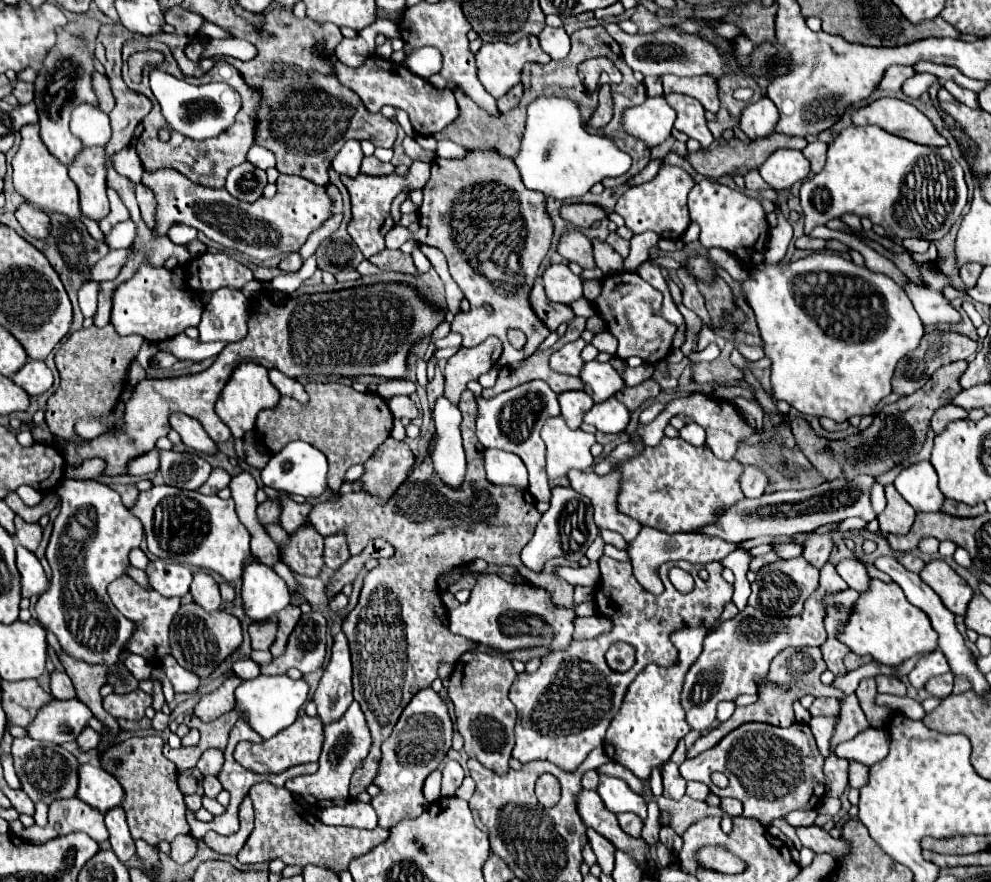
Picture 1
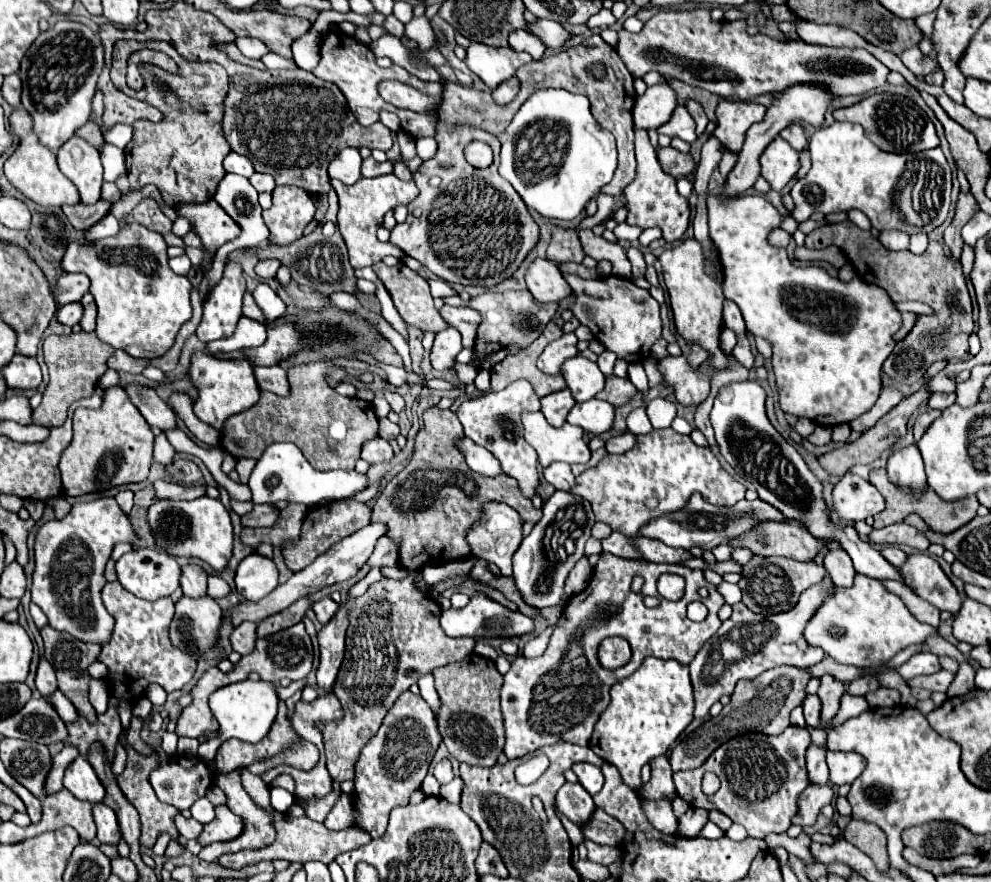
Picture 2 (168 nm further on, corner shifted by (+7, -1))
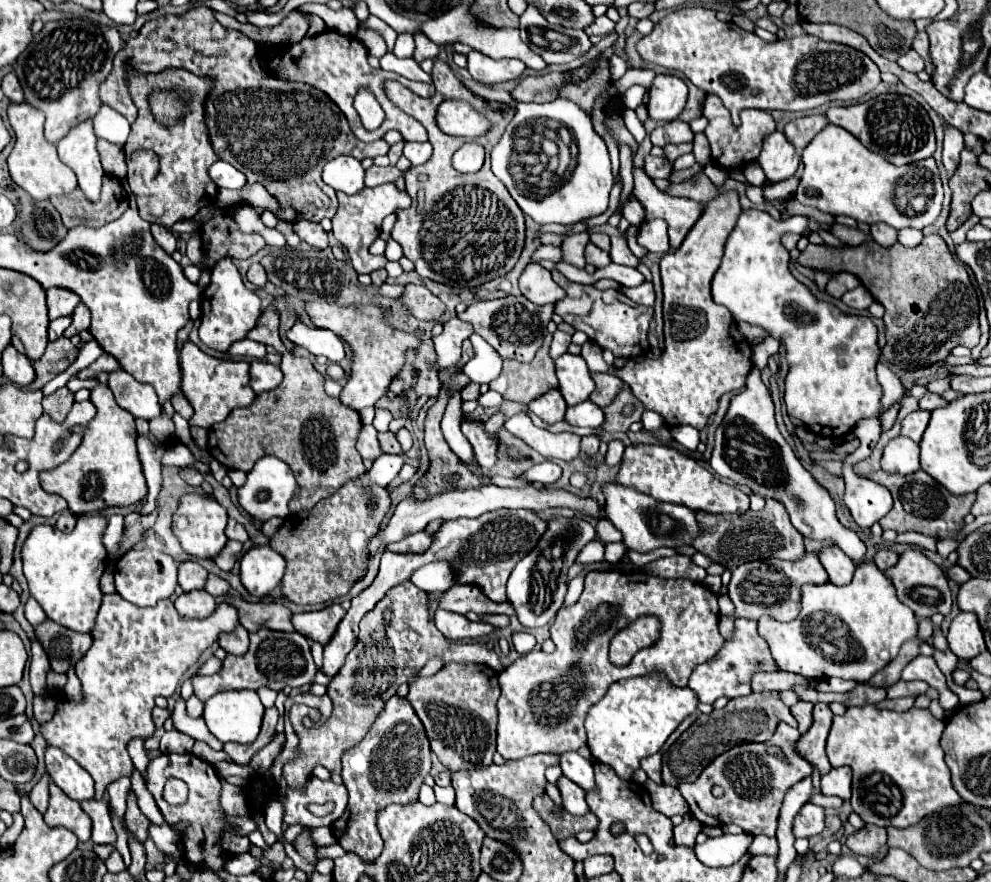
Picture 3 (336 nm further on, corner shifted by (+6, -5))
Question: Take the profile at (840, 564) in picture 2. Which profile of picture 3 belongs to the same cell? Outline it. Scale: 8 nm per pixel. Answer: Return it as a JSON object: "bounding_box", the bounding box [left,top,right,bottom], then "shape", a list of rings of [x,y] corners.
{"bounding_box":[818,546,856,586],"shape":[[[830,546],[830,548],[824,548],[820,554],[818,554],[822,566],[826,568],[828,576],[830,576],[830,582],[836,584],[836,586],[846,586],[848,582],[852,582],[852,574],[856,570],[856,564],[836,546]]]}

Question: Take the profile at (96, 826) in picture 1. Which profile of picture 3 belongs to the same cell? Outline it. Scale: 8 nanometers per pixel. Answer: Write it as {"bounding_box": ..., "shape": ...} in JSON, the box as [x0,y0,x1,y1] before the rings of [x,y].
{"bounding_box":[44,782,92,842],"shape":[[[54,782],[50,784],[50,804],[44,814],[44,822],[52,828],[64,826],[64,828],[72,830],[80,842],[90,840],[90,834],[92,834],[90,832],[92,822],[90,822],[88,814],[84,814],[80,804],[76,800],[68,798]]]}

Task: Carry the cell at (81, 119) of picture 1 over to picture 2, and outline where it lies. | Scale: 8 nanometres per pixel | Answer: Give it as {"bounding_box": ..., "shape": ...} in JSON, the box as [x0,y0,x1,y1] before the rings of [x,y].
{"bounding_box":[101,144,125,182],"shape":[[[103,144],[101,148],[101,160],[105,168],[105,180],[117,182],[125,174],[125,154],[117,146]]]}

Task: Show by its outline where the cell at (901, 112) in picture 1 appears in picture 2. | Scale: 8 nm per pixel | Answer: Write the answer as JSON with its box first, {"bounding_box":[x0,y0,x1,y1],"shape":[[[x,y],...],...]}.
{"bounding_box":[833,92,939,154],"shape":[[[889,92],[873,94],[849,108],[835,110],[833,118],[839,122],[861,124],[867,138],[883,152],[905,154],[905,152],[921,152],[939,146],[939,138],[935,134],[935,126],[929,120],[929,116],[911,98],[905,98],[901,94],[889,94]]]}

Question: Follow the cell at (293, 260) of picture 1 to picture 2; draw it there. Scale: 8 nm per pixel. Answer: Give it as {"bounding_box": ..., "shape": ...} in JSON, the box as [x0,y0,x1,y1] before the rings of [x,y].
{"bounding_box":[255,260,279,278],"shape":[[[261,260],[255,266],[255,274],[261,276],[261,278],[275,278],[277,268],[279,268],[279,262],[275,262],[275,260]]]}

